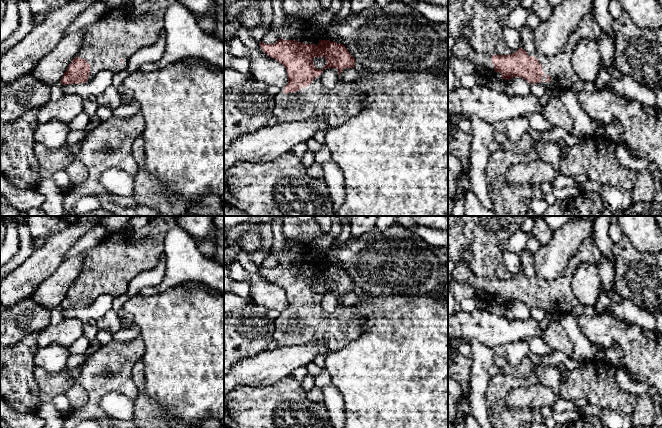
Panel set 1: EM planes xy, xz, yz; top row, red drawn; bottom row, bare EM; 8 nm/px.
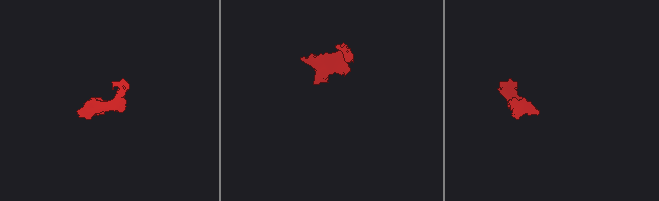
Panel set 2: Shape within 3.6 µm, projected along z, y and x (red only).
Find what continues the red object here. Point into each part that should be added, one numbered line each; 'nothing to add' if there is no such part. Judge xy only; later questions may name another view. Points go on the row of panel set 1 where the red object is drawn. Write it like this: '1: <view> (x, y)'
1: xy (122, 31)

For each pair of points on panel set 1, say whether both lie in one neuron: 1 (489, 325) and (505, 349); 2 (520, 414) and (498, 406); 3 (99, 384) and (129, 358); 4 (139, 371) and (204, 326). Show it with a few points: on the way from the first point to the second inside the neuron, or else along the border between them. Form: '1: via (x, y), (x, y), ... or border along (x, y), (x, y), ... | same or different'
1: border along (524, 339), (500, 343), (494, 348) | different
2: via (515, 414), (506, 414), (503, 411) | same
3: via (107, 377), (113, 376), (121, 366) | same
4: border along (141, 360), (144, 364), (146, 391) | different

